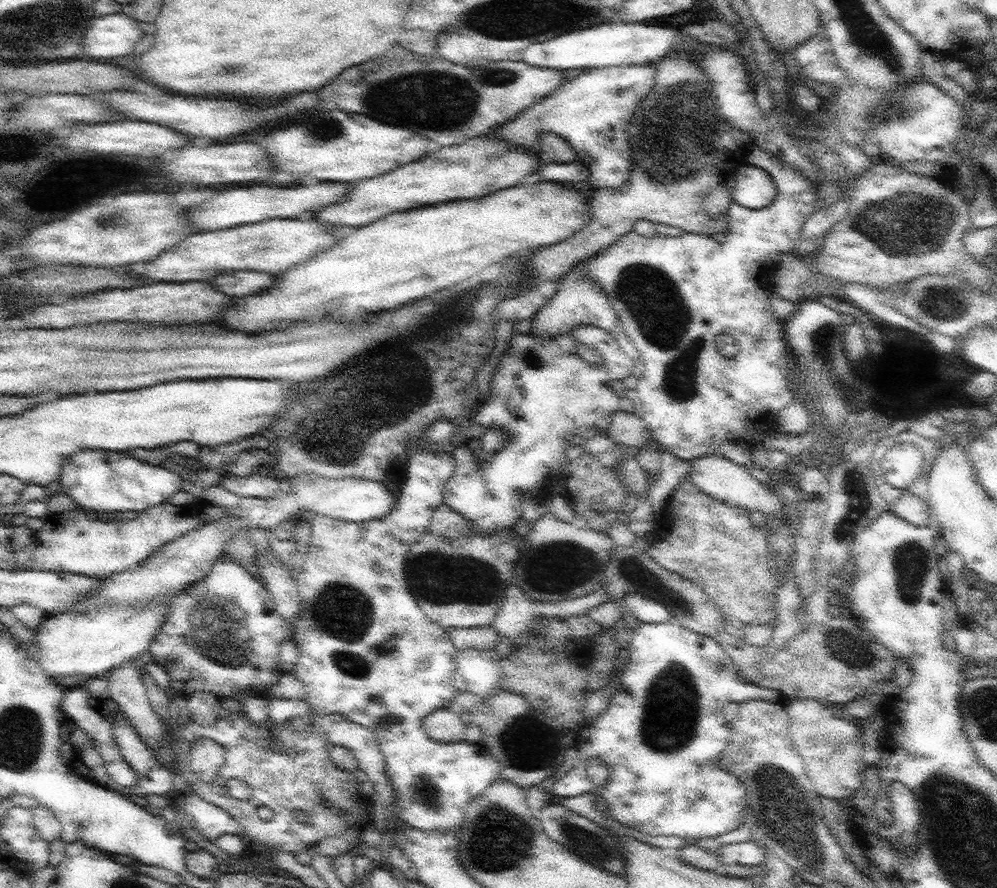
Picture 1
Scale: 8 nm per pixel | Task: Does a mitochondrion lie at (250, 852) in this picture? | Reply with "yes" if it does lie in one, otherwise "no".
no

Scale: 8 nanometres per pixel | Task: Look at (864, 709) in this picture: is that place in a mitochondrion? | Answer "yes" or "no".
no

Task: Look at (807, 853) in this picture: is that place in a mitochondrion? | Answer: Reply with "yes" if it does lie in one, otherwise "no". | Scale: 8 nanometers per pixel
yes

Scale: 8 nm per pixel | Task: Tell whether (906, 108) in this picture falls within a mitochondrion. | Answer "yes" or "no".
yes

